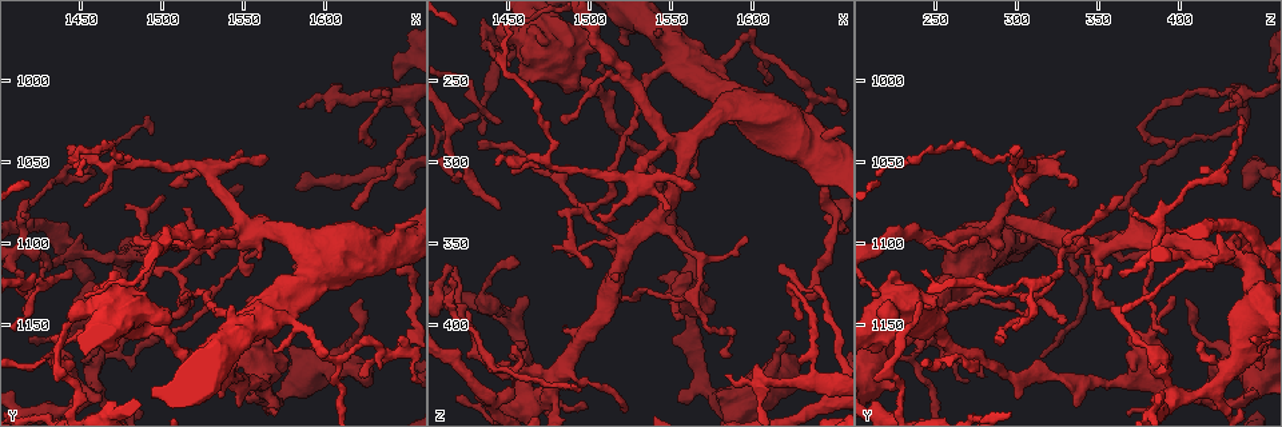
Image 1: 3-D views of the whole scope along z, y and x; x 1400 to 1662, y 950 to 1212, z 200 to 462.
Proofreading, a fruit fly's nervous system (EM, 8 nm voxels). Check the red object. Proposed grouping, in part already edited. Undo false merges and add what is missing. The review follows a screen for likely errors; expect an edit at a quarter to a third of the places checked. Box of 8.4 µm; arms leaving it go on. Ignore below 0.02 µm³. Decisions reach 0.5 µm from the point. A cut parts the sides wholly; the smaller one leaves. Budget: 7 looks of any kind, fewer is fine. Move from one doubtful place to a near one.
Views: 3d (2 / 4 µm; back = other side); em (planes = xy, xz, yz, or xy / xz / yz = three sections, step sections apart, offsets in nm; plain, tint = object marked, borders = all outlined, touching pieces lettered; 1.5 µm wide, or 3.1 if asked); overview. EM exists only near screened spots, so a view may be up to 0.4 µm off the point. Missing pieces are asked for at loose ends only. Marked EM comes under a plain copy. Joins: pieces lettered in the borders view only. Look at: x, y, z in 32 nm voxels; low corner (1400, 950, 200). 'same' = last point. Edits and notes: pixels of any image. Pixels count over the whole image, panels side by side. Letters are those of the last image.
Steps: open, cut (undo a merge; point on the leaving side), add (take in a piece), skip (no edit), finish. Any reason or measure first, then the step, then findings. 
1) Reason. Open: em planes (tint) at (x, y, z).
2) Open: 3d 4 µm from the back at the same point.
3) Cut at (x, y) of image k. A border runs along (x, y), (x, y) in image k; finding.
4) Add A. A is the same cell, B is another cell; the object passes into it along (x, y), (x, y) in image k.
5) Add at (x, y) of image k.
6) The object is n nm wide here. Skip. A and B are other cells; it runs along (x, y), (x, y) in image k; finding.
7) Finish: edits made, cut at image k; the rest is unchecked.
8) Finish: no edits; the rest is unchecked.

An open end. Open: 3d 4 µm at (1454, 1056, 412).

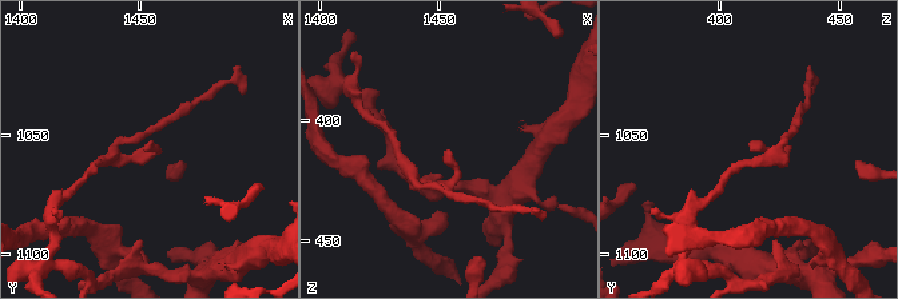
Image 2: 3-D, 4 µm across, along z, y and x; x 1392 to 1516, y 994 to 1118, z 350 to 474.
Shape alone is not enough. Open: em planes (borders) at (1452, 1056, 412).

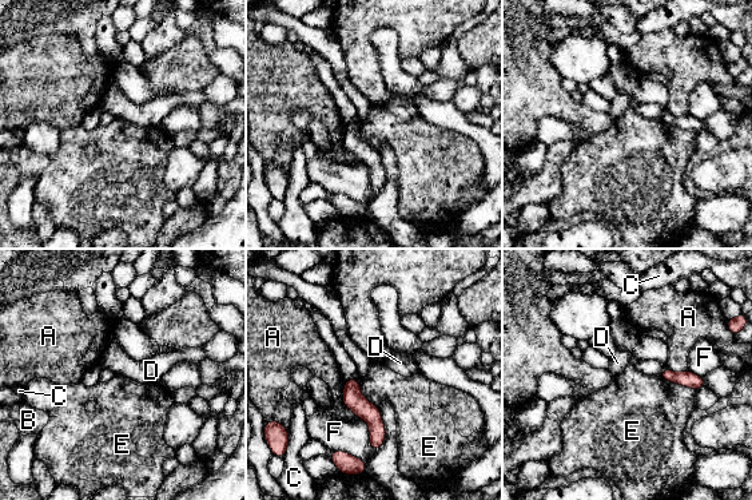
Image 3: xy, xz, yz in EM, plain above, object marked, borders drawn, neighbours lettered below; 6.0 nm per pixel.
The object is 120 nm wide here. Skip. A, B, C, D, E and F are other cells; it runs along (350, 383), (376, 445) in image 3; none of them fits.

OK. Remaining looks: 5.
Thin end. Open: em yz step 4 (tint) at (1620, 1134, 402).

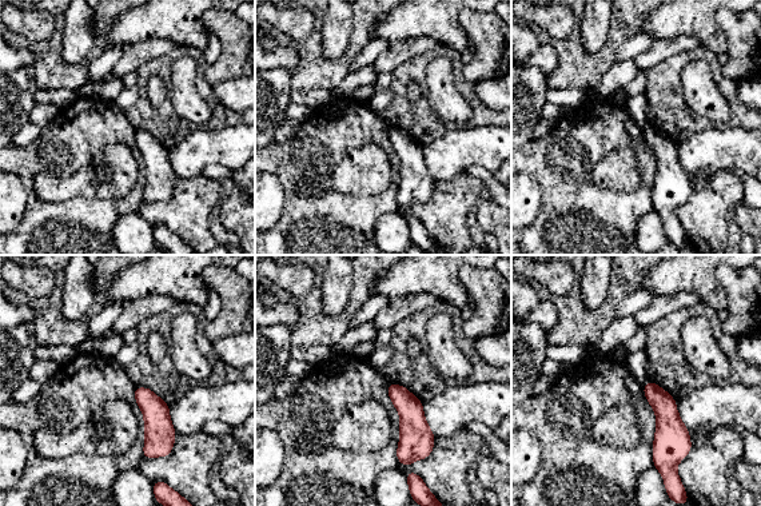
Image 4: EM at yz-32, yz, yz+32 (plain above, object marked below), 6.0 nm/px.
Open: em planes (borders) at the same point.

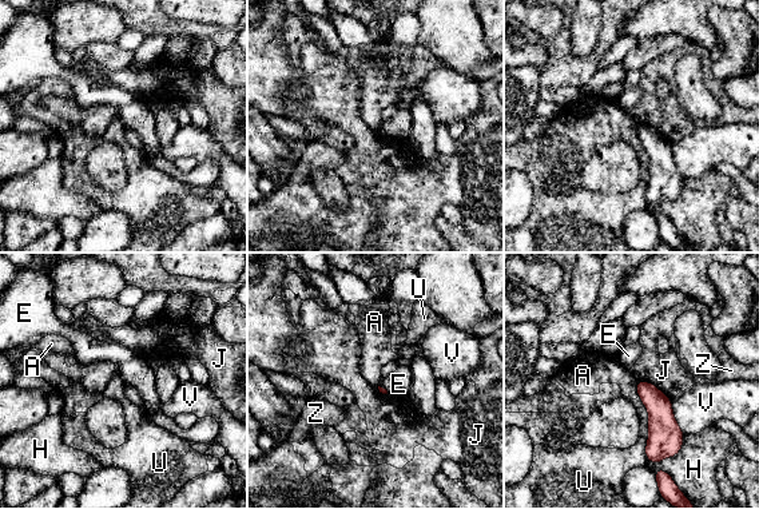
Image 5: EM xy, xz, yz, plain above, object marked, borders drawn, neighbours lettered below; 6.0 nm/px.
The longest contact is with U, 380 nm. Skip. A, E, H, J, U, V and Z are other cells; a border runs along (636, 381), (636, 393), (639, 396) in image 5; none of them fits.

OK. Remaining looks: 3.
Open: em planes (borders) at (1554, 1190, 448).

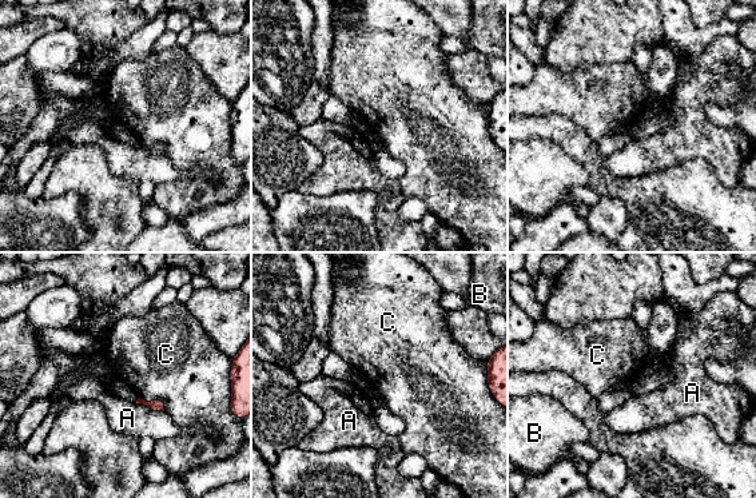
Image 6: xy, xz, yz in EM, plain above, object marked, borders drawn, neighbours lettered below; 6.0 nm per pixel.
Skip. A, B and C are other cells; a border runs along (139, 395), (162, 399), (167, 411) in image 6; no lettered piece goes on from it.

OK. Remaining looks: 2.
Finish: no edits; the rest is unchecked.

